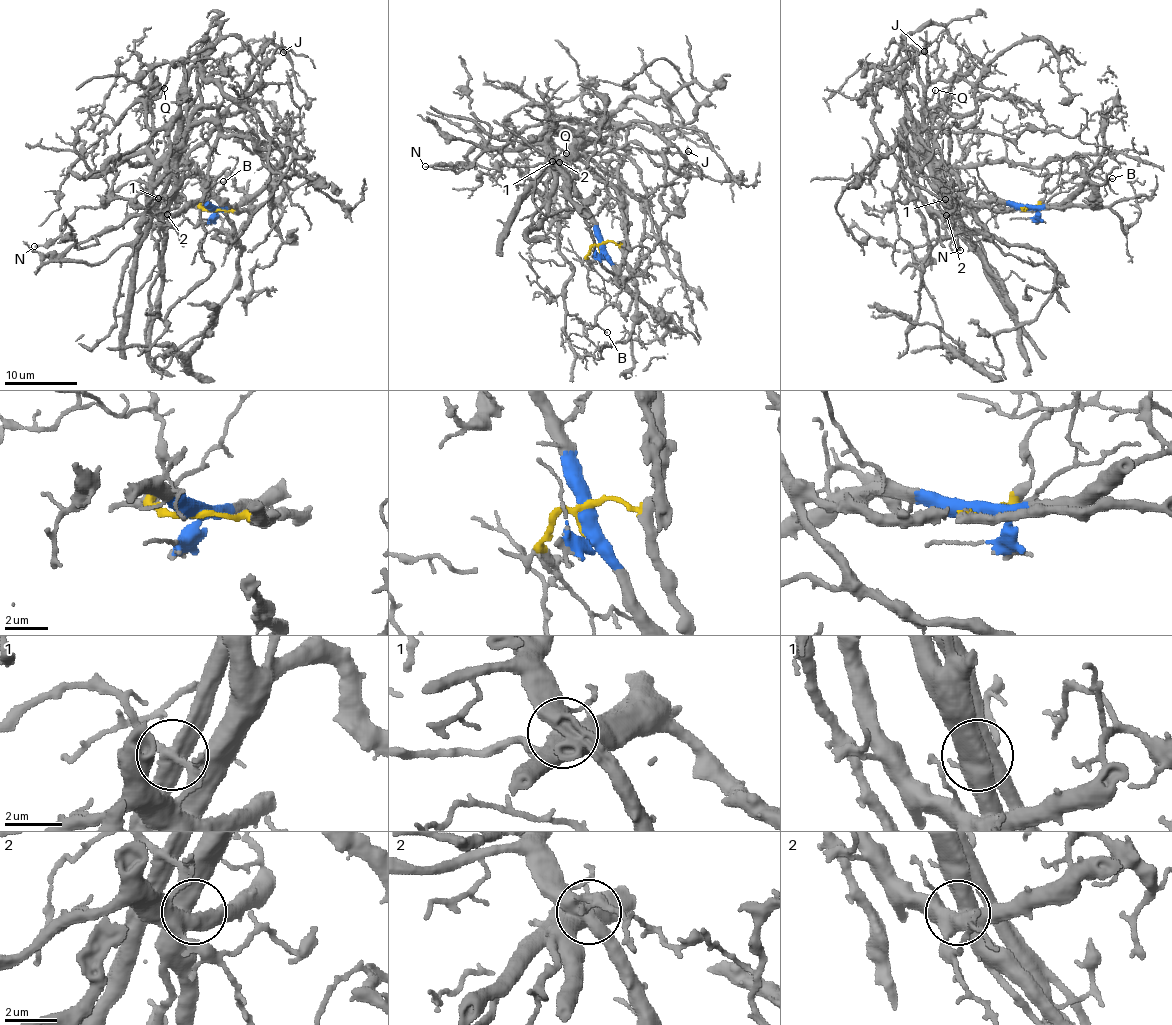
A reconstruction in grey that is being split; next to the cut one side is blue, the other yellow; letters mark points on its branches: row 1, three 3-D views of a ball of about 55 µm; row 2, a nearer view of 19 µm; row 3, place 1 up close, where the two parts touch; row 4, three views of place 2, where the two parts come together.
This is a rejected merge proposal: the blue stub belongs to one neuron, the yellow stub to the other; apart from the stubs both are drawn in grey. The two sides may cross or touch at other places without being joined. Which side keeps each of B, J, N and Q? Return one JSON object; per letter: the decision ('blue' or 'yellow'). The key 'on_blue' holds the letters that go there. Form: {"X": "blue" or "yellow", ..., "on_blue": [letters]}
{"B": "blue", "J": "yellow", "N": "yellow", "Q": "blue", "on_blue": ["B", "Q"]}

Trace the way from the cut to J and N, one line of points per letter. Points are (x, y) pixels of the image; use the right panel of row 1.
J: (1026, 209), (980, 208), (959, 189), (953, 174), (939, 173), (928, 123), (925, 42), (923, 51)
N: (1026, 209), (980, 208), (959, 189), (960, 182), (953, 175), (943, 178), (944, 201), (952, 183), (961, 250)

